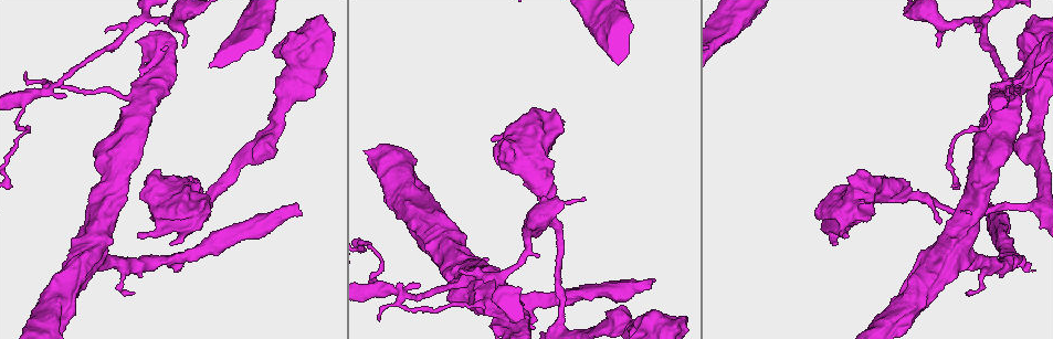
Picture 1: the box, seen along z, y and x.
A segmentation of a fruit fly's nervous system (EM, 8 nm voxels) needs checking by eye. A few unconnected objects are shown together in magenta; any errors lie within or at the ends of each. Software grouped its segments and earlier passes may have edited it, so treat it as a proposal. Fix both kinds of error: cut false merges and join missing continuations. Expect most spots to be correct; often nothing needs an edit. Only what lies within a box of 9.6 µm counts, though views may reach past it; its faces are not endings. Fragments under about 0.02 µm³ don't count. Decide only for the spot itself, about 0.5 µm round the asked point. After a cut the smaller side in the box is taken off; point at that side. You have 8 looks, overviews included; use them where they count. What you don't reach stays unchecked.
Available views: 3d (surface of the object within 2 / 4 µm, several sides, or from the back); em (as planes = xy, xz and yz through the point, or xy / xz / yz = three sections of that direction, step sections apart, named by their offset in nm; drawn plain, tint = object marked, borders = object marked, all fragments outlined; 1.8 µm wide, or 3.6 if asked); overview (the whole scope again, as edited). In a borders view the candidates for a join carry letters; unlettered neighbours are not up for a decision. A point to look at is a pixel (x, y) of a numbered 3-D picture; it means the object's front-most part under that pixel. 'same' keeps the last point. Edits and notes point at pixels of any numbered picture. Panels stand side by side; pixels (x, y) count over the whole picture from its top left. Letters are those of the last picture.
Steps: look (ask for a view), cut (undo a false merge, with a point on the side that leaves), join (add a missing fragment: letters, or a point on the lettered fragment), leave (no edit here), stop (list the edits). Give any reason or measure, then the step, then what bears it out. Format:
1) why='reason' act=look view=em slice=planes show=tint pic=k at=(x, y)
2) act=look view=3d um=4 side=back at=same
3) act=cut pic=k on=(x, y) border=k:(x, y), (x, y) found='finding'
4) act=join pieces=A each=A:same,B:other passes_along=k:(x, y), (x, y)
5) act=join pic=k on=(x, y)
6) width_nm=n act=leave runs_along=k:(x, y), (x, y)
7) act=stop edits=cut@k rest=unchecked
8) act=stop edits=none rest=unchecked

why='end of a long branch' act=look view=em slice=planes show=borders pic=1 at=(654, 279)

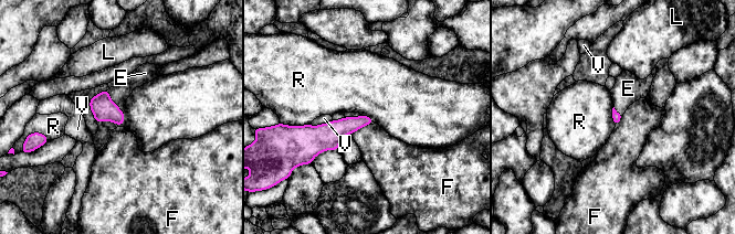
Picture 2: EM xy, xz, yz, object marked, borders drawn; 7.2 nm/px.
act=join pieces=E each=E:same,F:other,L:other,R:other,V:other passes_along=2:(103, 108), (112, 102), (118, 94) found='the cell continues'

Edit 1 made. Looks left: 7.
why='thick turns thin' act=look view=3d um=4 pic=1 at=(153, 187)

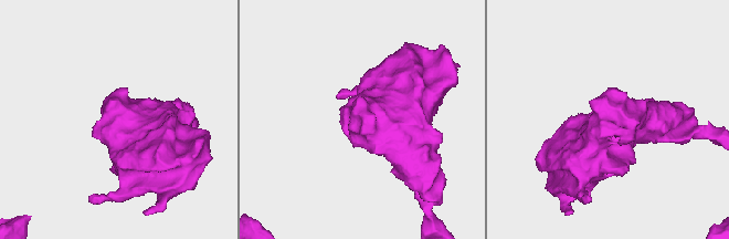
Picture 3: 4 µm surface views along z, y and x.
act=look view=em um=3.6 slice=planes show=borders pic=3 at=(363, 133)

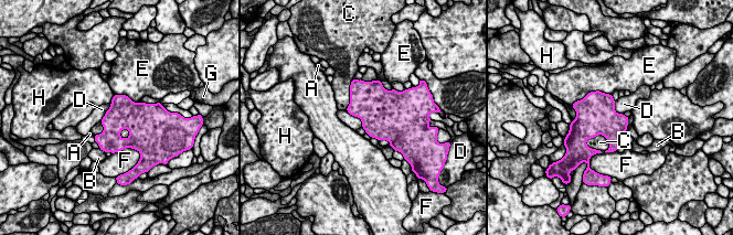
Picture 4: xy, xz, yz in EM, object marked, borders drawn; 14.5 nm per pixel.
act=leave each=A:other,B:other,C:other,D:other,E:other,F:other,G:other,H:other border=4:(346, 110), (357, 116), (362, 127) found='all the same cell'

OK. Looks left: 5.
why='arms part here' act=look view=3d um=4 pic=1 at=(405, 305)

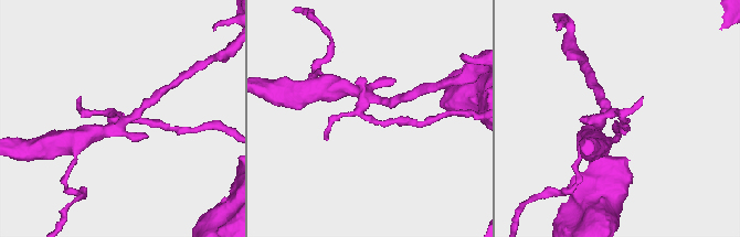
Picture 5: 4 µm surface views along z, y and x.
act=look view=em slice=xz step=4 show=tint pic=5 at=(368, 116)

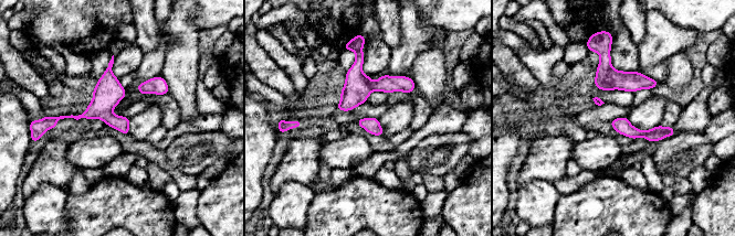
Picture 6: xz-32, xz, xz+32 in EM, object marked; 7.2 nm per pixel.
why='cut it another way' act=look view=em slice=planes show=borders at=same

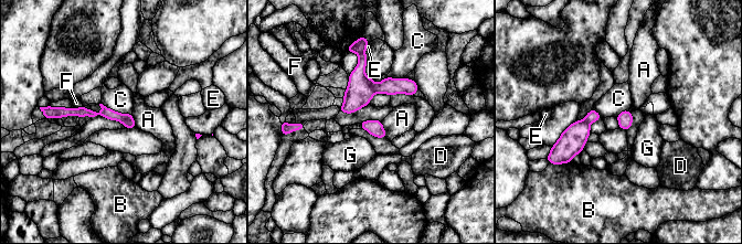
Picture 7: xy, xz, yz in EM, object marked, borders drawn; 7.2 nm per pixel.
longest_contact=C:240nm act=cut pic=7 on=(391, 86) each=A:other,B:other,C:other,D:other,E:other,F:other,G:other border=7:(366, 77), (377, 92) found='a second cell is stuck on'

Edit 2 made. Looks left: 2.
act=stop edits=join@2,cut@7 rest=unchecked

